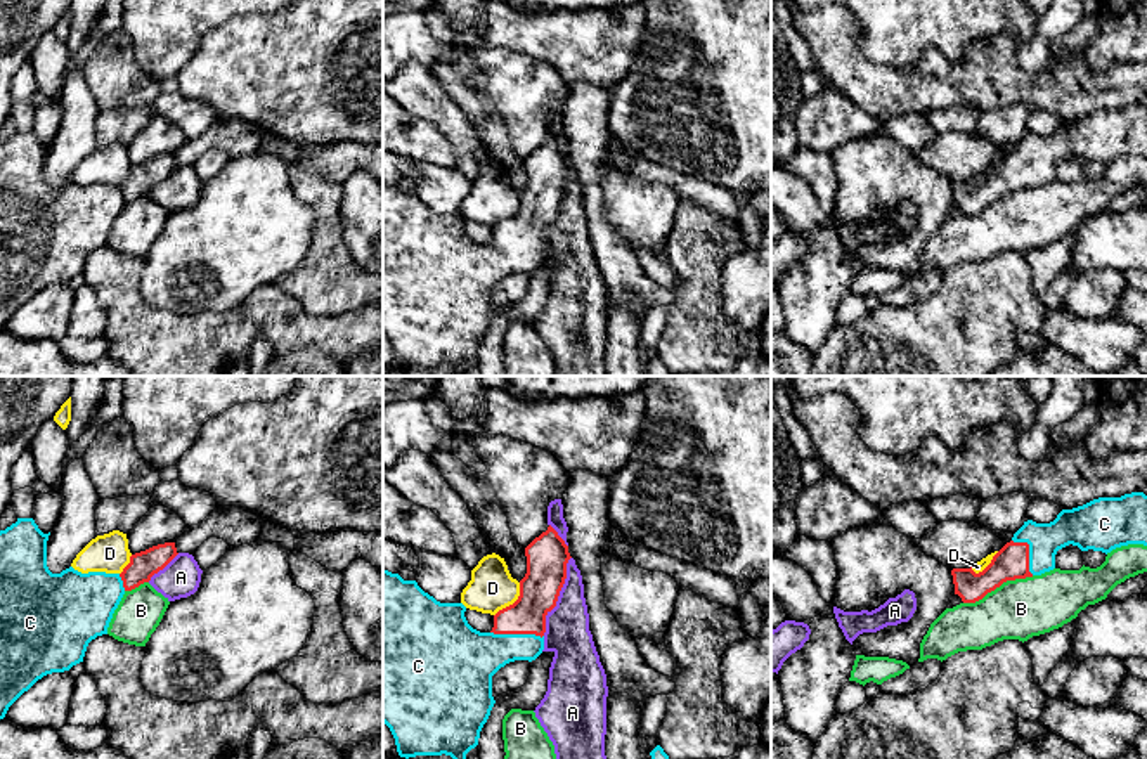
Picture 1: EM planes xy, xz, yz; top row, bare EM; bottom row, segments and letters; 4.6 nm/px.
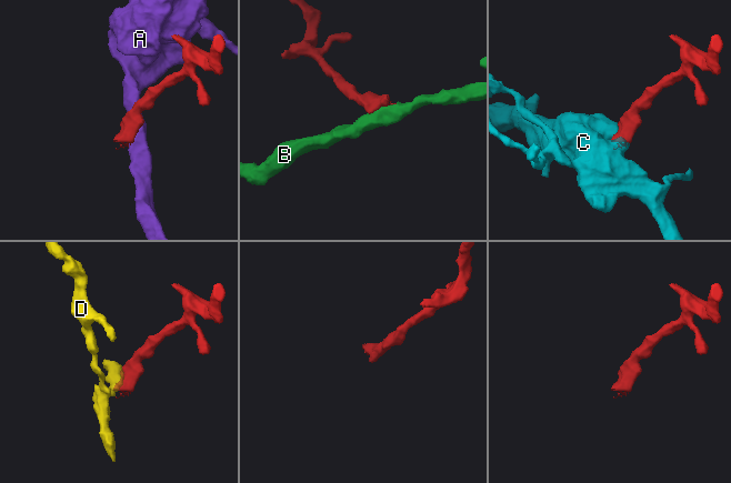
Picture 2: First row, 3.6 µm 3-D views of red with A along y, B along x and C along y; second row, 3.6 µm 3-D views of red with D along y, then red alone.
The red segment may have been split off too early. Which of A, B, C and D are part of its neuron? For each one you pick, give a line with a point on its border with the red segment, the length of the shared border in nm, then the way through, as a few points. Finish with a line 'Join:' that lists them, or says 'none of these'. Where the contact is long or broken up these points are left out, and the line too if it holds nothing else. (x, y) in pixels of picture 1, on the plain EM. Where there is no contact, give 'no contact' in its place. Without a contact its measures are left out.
C: xz (517, 245) | 240 nm | across xz (539, 201), (517, 245), (503, 257), (470, 271)
Join: C

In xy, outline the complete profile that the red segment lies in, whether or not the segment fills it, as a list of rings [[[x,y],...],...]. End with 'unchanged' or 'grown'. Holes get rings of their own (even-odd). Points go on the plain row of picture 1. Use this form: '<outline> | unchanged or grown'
[[[17,130],[0,142],[0,331],[38,291],[83,274],[88,255],[107,246],[123,206],[149,194],[178,166],[175,154],[165,154],[132,166],[121,185],[81,185],[73,178],[52,185],[47,178],[49,147],[33,130]]] | grown

